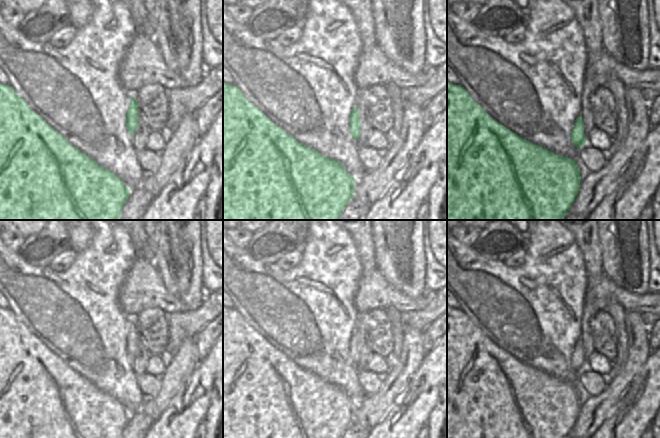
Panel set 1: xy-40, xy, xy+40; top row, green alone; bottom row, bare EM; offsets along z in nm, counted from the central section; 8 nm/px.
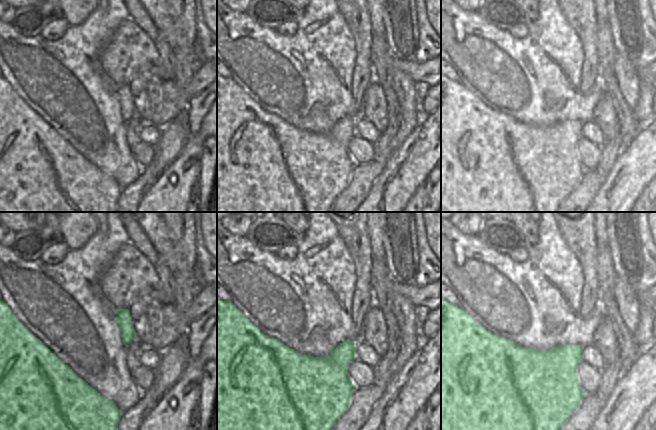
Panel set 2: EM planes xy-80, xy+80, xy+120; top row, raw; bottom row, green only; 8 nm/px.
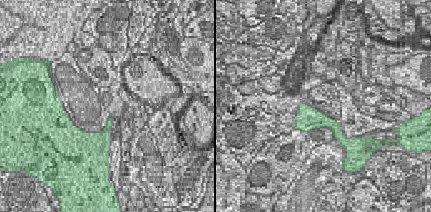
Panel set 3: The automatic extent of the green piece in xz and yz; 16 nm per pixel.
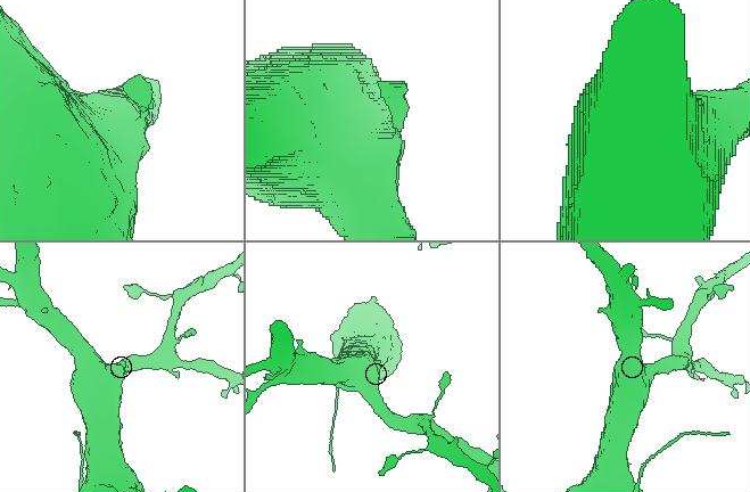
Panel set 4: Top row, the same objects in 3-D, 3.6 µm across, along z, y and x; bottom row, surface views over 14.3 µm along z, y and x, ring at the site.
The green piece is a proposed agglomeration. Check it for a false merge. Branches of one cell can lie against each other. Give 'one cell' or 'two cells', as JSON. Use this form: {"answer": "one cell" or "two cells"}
{"answer": "one cell"}

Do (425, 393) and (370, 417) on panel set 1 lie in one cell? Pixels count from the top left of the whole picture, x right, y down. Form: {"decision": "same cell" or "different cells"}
{"decision": "different cells"}

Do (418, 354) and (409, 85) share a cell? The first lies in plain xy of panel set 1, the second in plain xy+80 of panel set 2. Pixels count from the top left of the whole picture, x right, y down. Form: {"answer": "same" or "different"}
{"answer": "same"}

